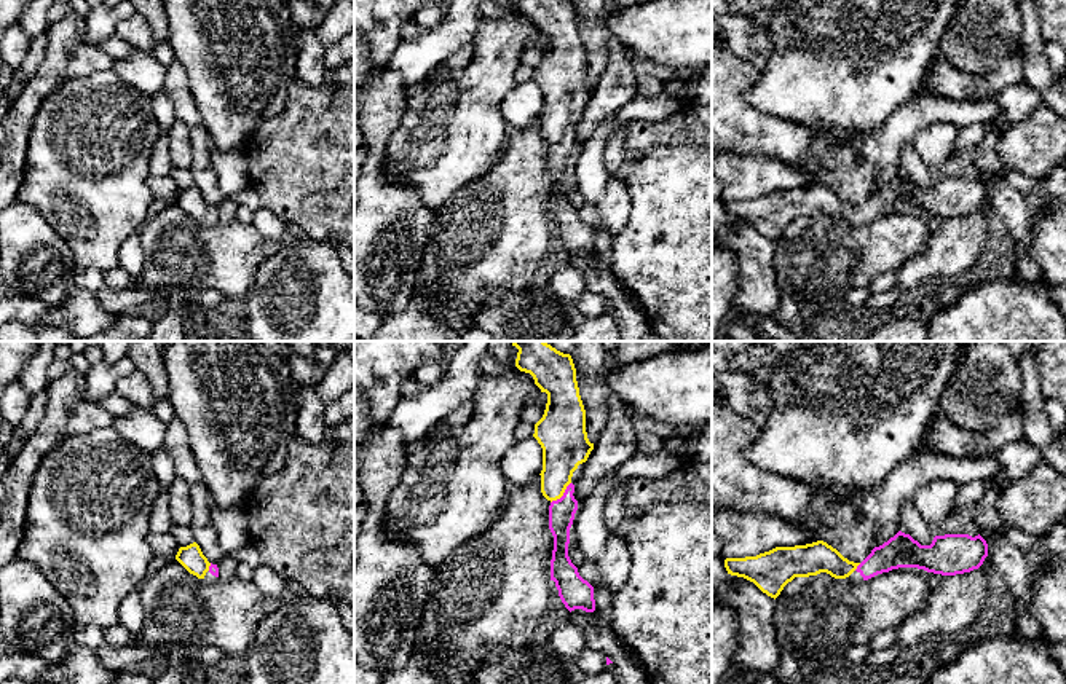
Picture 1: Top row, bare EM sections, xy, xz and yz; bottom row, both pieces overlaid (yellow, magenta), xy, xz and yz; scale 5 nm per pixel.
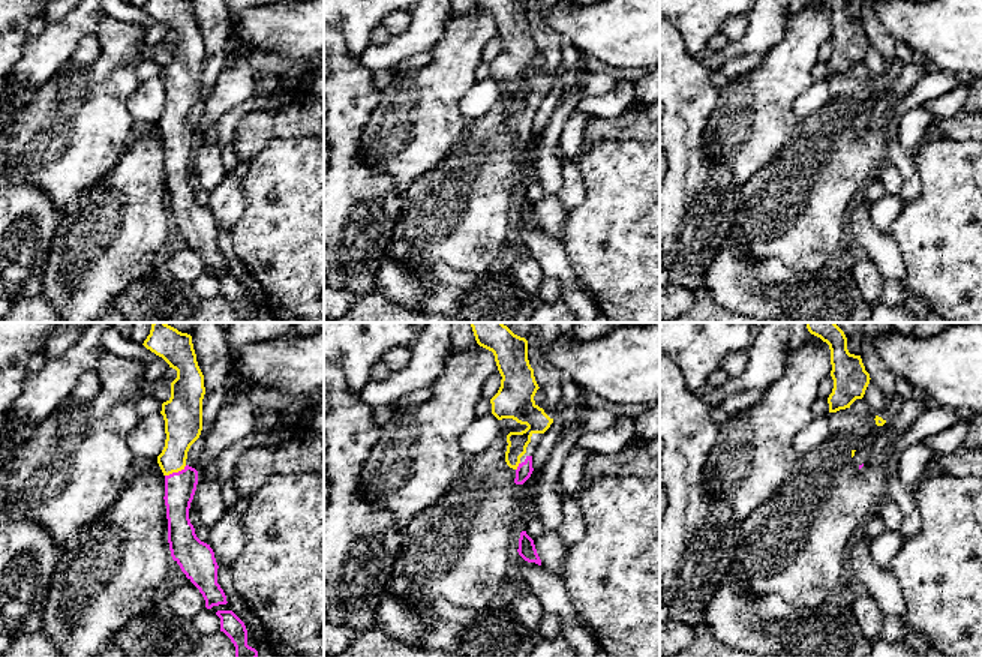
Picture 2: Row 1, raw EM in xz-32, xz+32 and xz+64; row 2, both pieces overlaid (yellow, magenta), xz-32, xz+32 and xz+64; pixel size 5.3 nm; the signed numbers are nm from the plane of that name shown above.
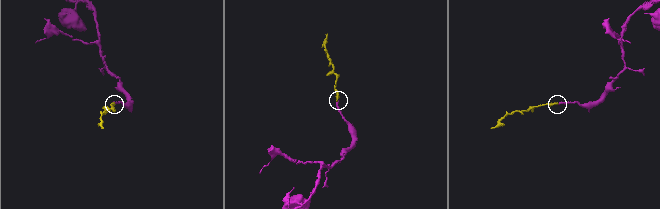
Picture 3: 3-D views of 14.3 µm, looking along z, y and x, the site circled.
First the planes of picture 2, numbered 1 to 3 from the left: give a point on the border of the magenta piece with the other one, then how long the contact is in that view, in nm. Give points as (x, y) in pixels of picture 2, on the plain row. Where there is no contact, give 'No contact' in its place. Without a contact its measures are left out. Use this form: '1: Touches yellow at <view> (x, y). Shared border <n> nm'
1: Touches yellow at xz-32 (176, 135). Shared border 130 nm
2: Touches yellow at xz+32 (517, 129). Shared border 50 nm
3: No contact

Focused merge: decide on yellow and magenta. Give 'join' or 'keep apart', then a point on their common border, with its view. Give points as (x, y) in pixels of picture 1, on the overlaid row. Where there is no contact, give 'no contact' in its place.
join; meets yellow in xz at (562, 495)

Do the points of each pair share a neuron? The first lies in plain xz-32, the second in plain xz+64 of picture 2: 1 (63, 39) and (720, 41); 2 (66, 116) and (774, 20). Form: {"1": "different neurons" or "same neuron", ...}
{"1": "different neurons", "2": "different neurons"}

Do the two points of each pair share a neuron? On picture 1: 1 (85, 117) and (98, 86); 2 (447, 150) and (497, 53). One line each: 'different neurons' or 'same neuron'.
1: same neuron
2: same neuron

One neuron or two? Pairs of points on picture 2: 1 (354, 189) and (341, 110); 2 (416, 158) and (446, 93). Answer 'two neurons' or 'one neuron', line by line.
1: one neuron
2: one neuron

